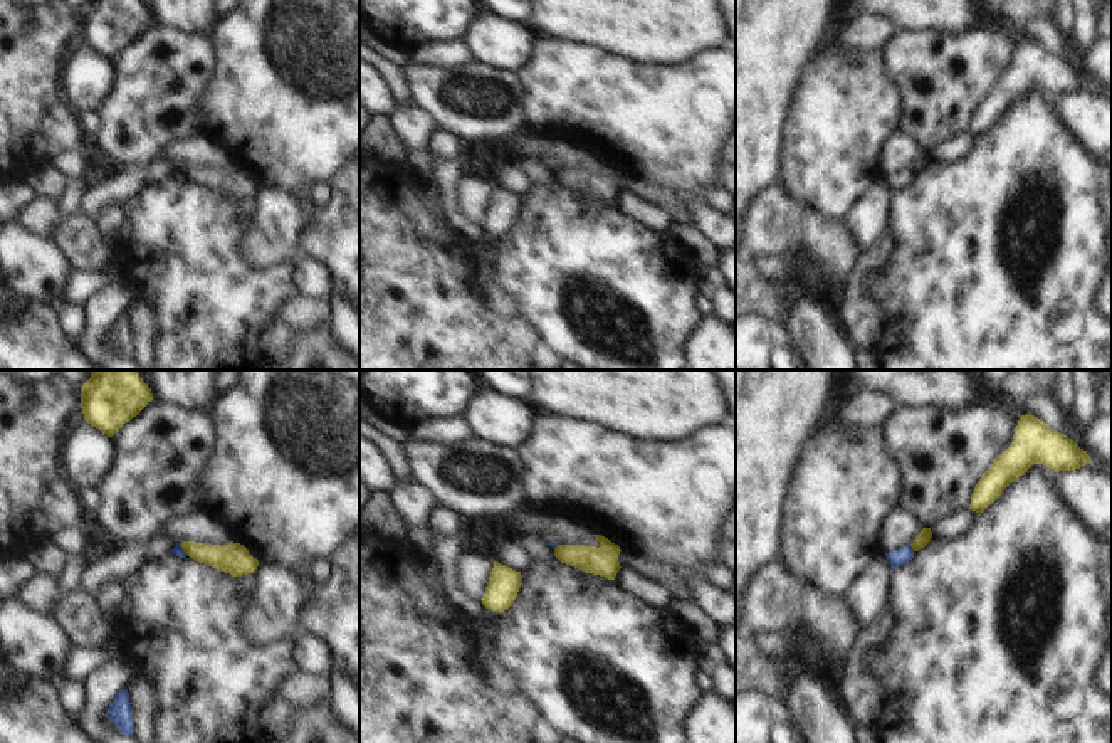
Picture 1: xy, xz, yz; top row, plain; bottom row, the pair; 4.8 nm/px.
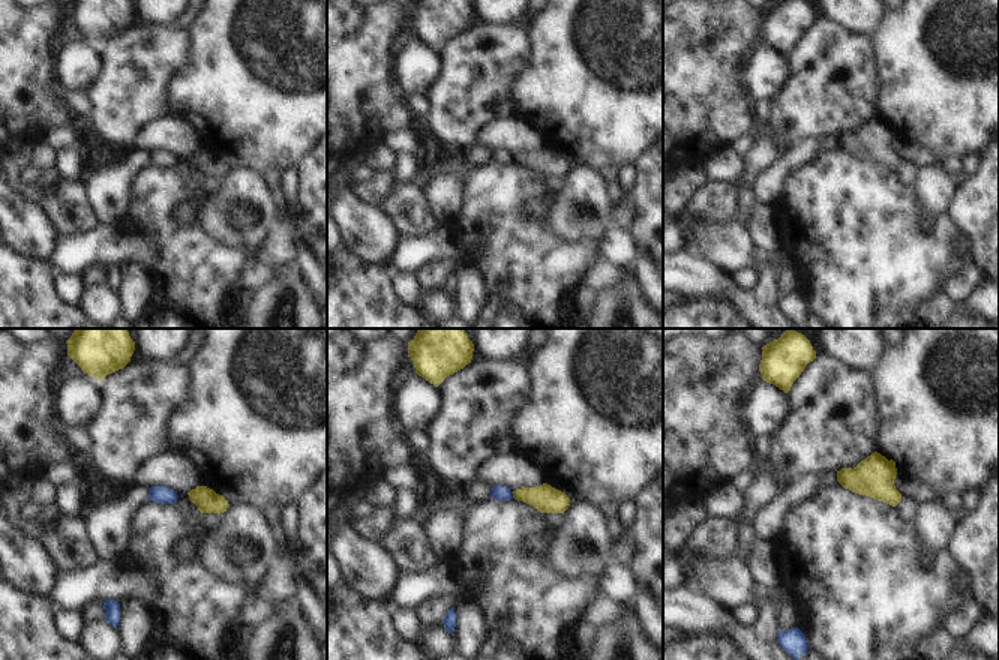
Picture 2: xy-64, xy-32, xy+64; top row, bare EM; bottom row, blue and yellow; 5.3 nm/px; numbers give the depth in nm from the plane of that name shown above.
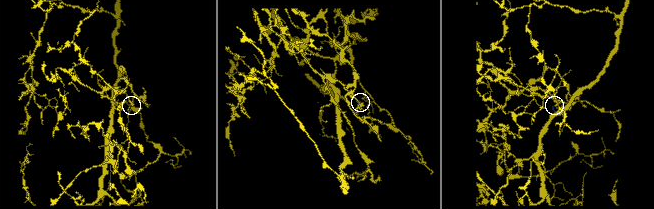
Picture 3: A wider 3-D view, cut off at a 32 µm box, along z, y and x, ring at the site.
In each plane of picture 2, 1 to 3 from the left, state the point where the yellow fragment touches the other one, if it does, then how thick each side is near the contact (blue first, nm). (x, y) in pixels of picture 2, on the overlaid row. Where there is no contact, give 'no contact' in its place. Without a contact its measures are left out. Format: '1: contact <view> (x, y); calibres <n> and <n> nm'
1: no contact
2: contact xy-32 (512, 495); calibres 80 and 150 nm
3: no contact

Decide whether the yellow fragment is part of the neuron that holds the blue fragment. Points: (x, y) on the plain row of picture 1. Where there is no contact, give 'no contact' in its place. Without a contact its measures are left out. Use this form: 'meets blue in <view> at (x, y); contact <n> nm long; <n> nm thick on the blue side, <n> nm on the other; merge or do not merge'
meets blue in yz at (911, 172); contact 40 nm long; 80 nm thick on the blue side, 70 nm on the other; do not merge

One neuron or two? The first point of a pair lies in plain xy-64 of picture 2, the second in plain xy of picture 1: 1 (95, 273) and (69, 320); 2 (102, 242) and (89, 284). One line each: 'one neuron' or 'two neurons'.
1: two neurons
2: one neuron

